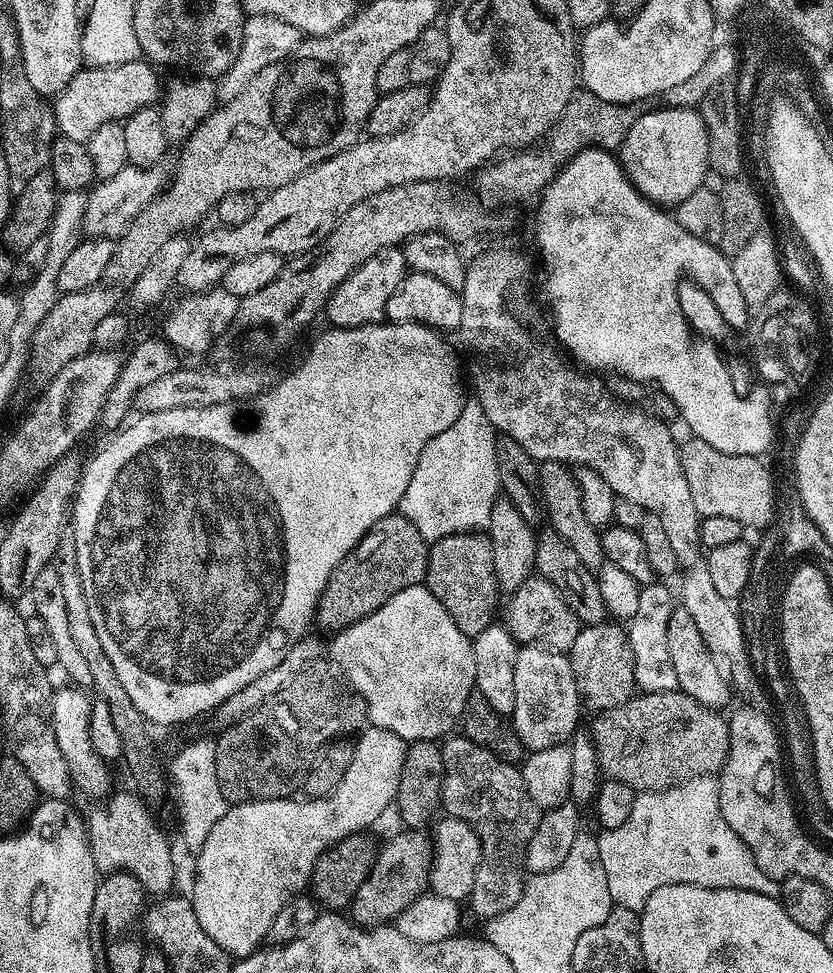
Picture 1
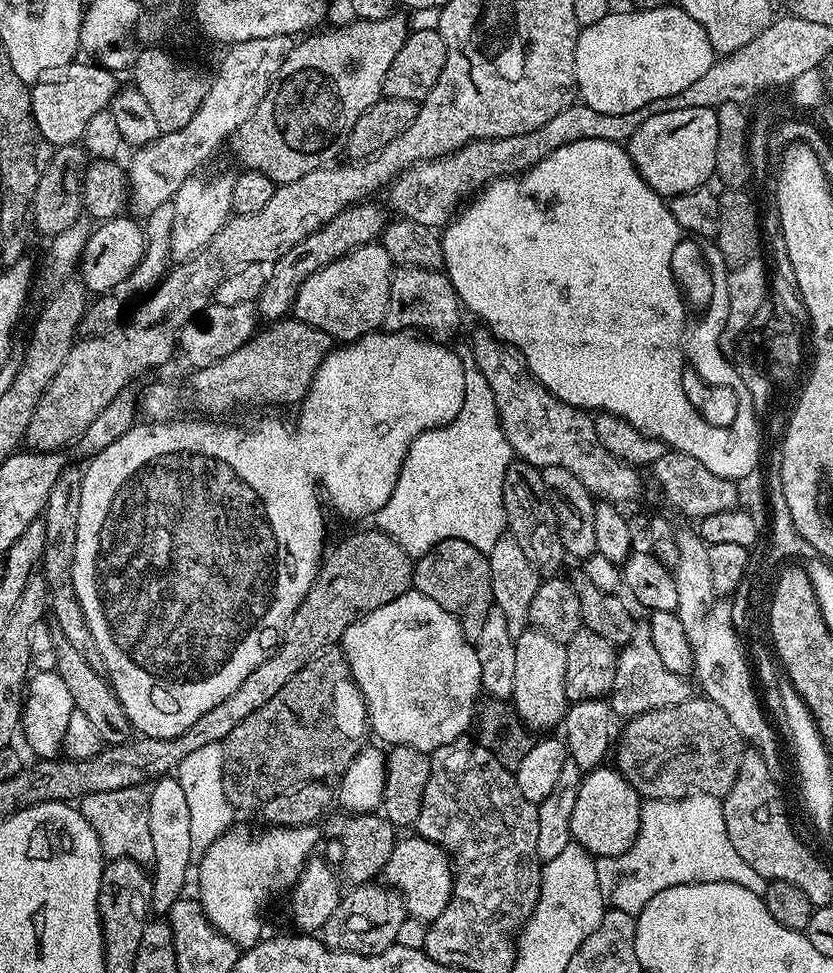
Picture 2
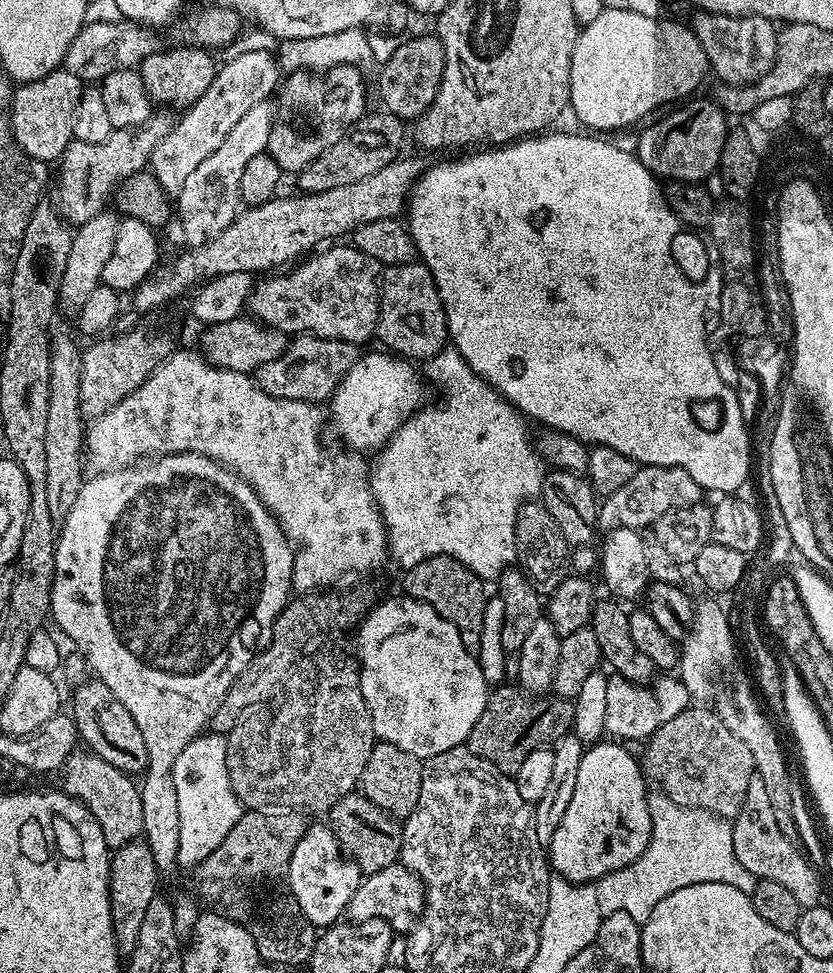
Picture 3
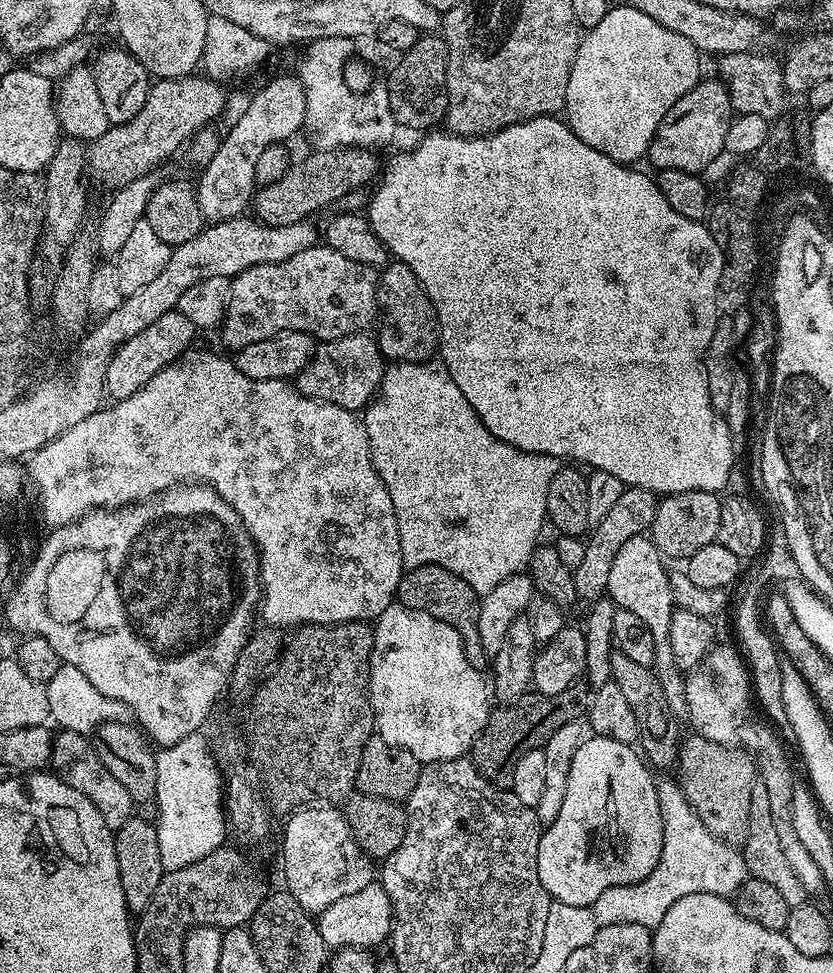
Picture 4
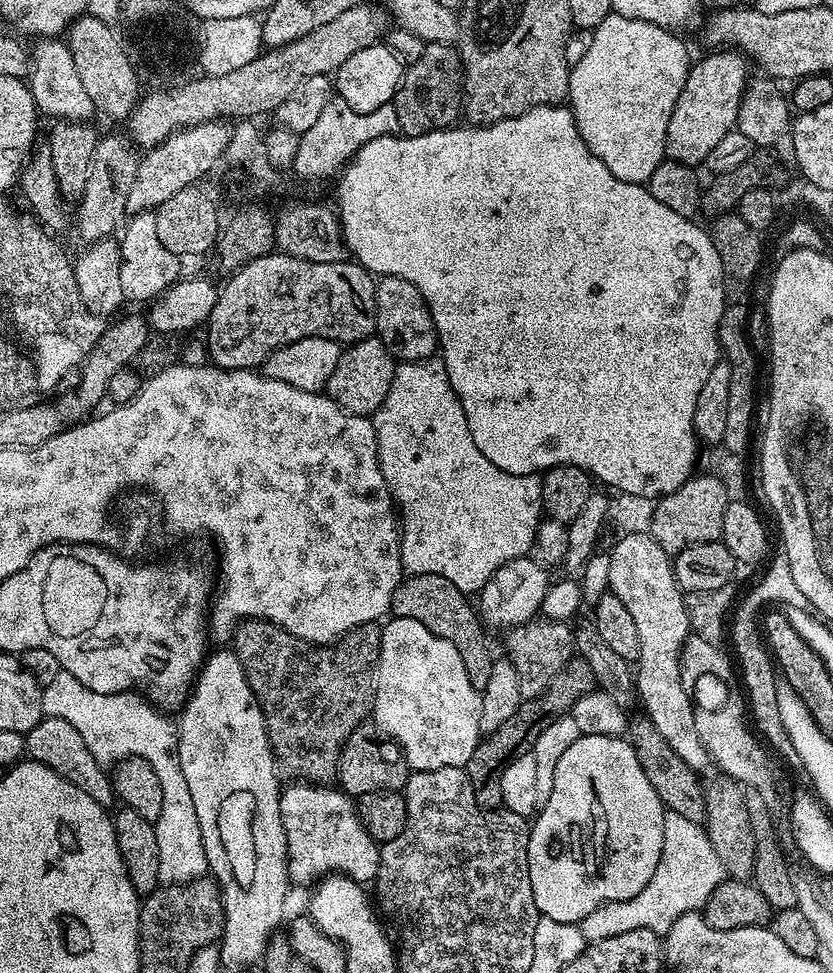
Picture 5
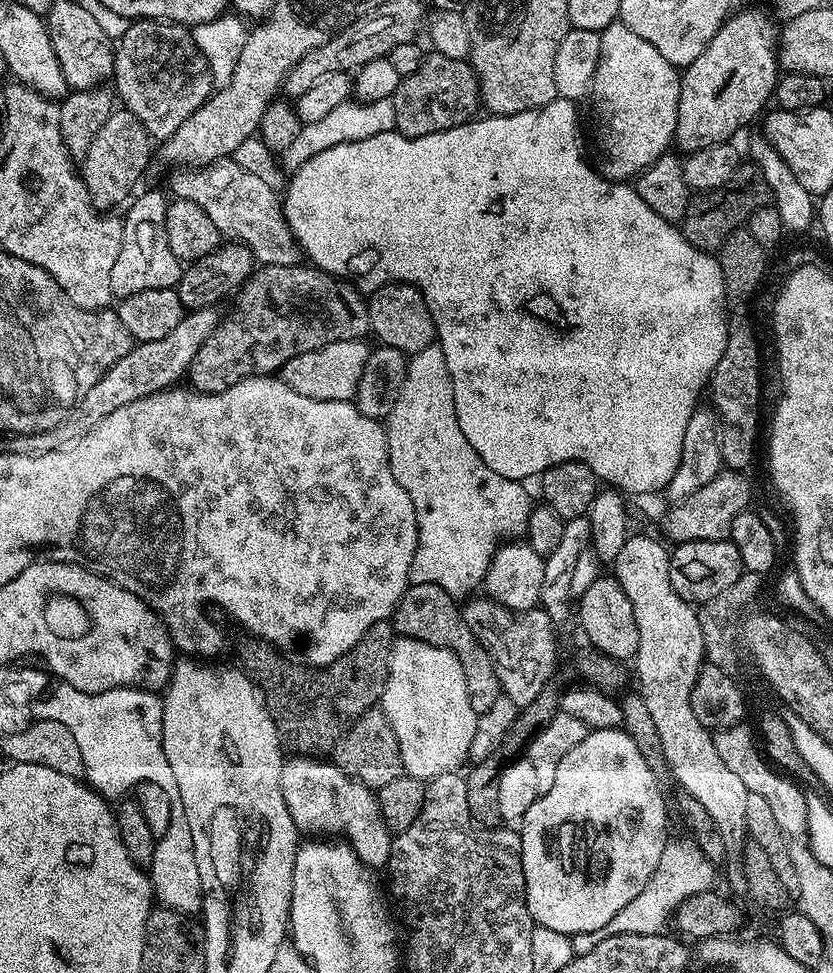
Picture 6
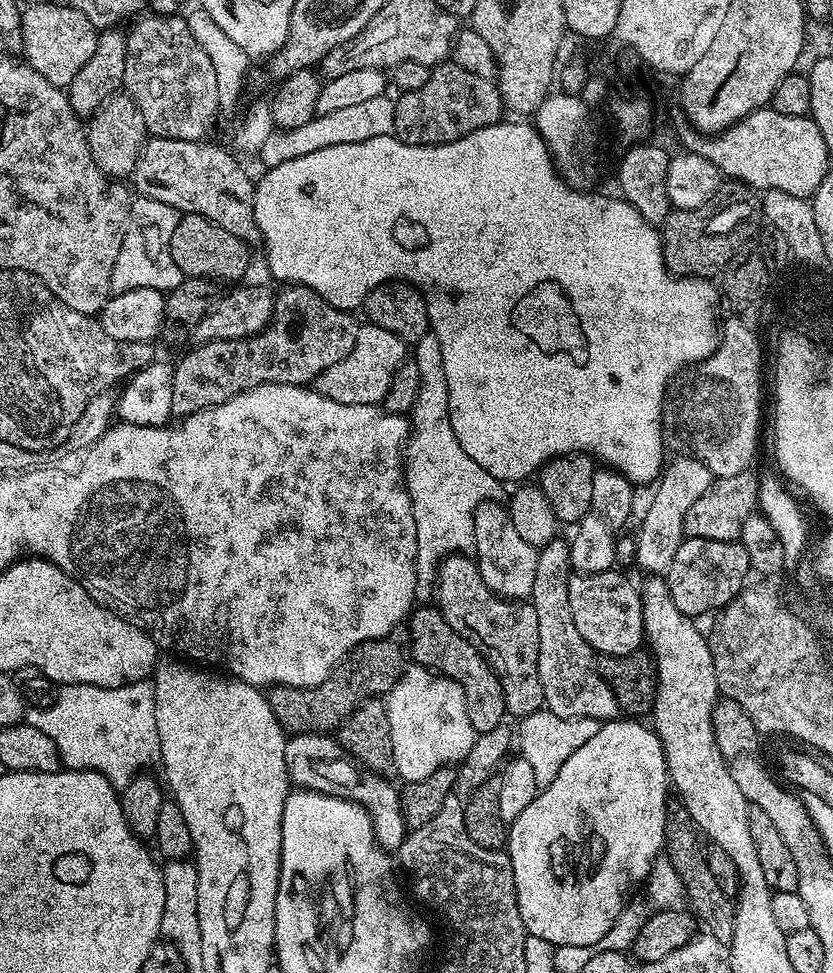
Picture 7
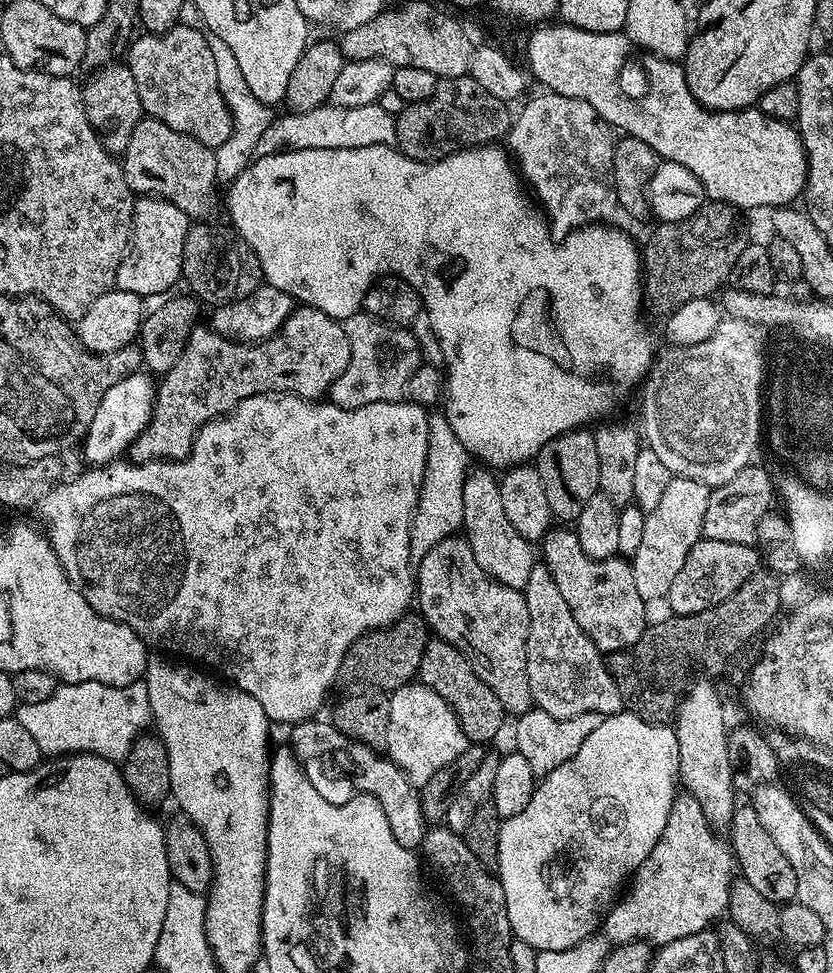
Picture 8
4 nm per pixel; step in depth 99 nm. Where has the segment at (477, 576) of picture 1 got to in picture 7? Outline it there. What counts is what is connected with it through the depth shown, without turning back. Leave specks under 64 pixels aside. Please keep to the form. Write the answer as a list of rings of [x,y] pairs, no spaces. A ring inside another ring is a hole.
[[[413,607],[406,621],[411,659],[423,668],[431,668],[439,675],[449,676],[458,682],[458,686],[462,686],[462,694],[466,698],[466,714],[470,714],[470,726],[474,726],[478,734],[494,730],[494,726],[505,723],[506,702],[502,694],[502,682],[491,664],[462,632],[454,630],[454,626],[446,622],[439,608],[420,607]]]

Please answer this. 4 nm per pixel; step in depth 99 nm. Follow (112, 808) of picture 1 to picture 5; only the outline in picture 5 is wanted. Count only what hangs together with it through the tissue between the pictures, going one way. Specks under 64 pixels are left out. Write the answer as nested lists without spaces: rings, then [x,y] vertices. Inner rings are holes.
[[[44,716],[35,724],[24,736],[24,747],[26,749],[27,759],[37,760],[39,764],[46,765],[47,768],[53,768],[54,771],[62,778],[66,778],[66,782],[70,782],[74,786],[78,786],[78,790],[82,790],[86,794],[90,794],[90,798],[94,798],[94,802],[108,806],[114,800],[114,784],[108,776],[105,767],[94,758],[94,754],[90,754],[90,750],[86,750],[86,742],[82,742],[78,730],[74,730],[74,726],[70,726],[70,722],[62,722],[62,718],[54,718],[53,716]]]

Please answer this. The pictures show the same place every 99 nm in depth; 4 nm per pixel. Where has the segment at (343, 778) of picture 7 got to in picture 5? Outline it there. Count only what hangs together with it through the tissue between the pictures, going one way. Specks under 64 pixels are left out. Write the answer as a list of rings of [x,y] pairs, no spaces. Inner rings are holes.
[[[292,782],[281,791],[280,813],[286,830],[288,879],[293,885],[311,885],[329,874],[339,874],[368,886],[379,876],[381,845],[360,821],[353,797],[347,792],[336,786]]]

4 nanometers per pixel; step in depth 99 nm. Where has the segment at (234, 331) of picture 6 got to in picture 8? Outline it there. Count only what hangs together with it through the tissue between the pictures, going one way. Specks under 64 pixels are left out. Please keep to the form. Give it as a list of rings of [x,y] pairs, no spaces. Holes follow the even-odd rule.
[[[296,306],[292,309],[290,318],[284,323],[284,327],[272,337],[271,340],[262,340],[259,344],[238,344],[235,340],[228,340],[225,336],[219,336],[208,326],[197,326],[193,328],[190,338],[184,343],[182,350],[182,358],[178,358],[178,362],[174,362],[174,366],[166,373],[163,373],[162,379],[159,381],[156,389],[156,405],[152,408],[152,417],[146,426],[146,430],[142,430],[142,434],[132,445],[129,446],[126,453],[129,461],[137,464],[144,464],[148,460],[187,460],[192,455],[192,444],[196,441],[196,435],[200,433],[200,428],[204,424],[208,424],[211,420],[215,420],[221,416],[227,416],[229,412],[233,412],[246,398],[251,396],[262,396],[265,394],[291,394],[300,396],[303,400],[313,402],[319,401],[321,398],[329,395],[332,383],[339,378],[342,370],[346,370],[346,366],[350,362],[350,338],[348,331],[345,330],[341,321],[330,318],[330,314],[322,314],[322,310],[310,308],[307,306]]]

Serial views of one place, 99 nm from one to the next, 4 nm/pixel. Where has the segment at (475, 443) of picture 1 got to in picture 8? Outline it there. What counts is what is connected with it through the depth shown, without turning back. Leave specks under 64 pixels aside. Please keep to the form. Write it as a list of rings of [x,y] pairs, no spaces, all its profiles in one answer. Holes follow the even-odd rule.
[[[442,414],[428,417],[428,453],[424,478],[420,482],[420,497],[416,503],[416,512],[412,515],[412,533],[410,534],[410,554],[413,561],[419,562],[442,542],[442,538],[457,535],[464,527],[462,514],[462,494],[464,482],[470,471],[470,453],[458,442],[450,422]]]

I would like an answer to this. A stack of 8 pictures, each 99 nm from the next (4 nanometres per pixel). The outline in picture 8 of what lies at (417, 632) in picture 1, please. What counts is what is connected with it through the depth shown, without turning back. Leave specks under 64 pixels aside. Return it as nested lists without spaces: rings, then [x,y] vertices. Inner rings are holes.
[[[413,682],[396,689],[390,696],[390,726],[388,727],[388,746],[386,755],[388,759],[394,761],[406,774],[410,783],[422,786],[442,770],[442,766],[450,766],[458,754],[462,754],[468,749],[468,739],[466,734],[458,726],[458,718],[454,710],[434,690],[430,690],[426,685]]]

